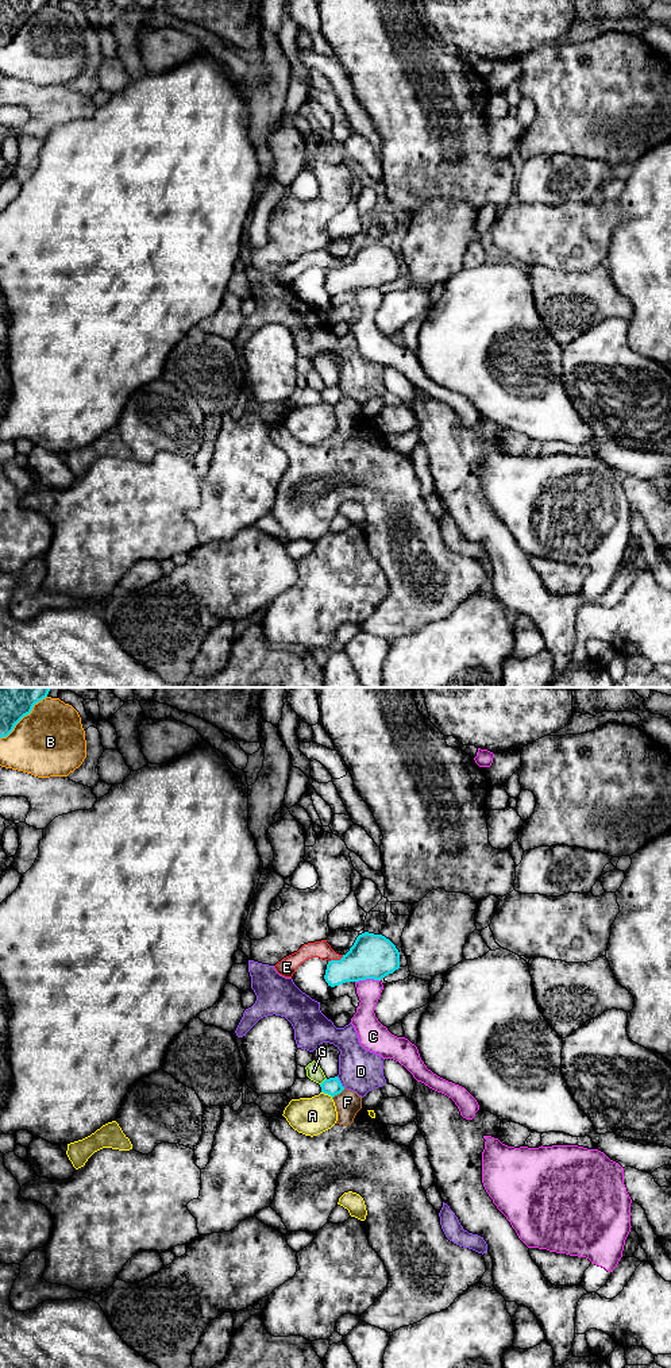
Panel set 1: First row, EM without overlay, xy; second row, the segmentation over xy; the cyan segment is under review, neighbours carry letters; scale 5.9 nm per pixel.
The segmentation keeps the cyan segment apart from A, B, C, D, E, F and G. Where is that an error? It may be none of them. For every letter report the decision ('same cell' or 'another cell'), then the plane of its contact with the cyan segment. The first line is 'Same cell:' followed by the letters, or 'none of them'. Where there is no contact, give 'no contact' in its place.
Same cell: none of them
A: another cell; contact in xy
B: another cell; contact in xy
C: another cell; contact in xy
D: another cell; contact in xy
E: another cell; contact in xy
F: another cell; contact in xy
G: another cell; contact in xy

